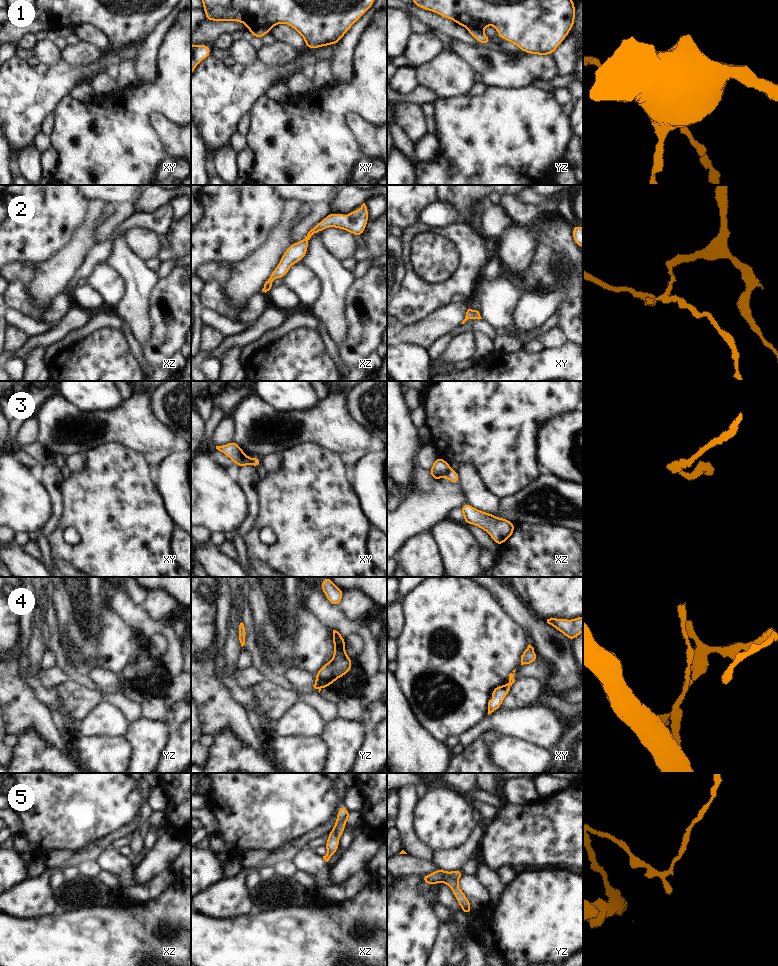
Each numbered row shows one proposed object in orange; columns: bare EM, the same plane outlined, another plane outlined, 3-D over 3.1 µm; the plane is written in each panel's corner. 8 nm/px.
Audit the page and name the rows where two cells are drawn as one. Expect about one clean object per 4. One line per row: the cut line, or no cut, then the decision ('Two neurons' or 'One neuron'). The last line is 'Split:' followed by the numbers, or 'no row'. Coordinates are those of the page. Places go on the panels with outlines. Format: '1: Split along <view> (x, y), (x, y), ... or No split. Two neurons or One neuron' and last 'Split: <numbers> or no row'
1: Split along xy (269, 30), (259, 27), (250, 31). Two neurons
2: No split. One neuron
3: Split along xz (449, 468), (445, 476). Two neurons
4: Split along yz (315, 683), (321, 687). Two neurons
5: Split along yz (449, 872), (457, 882). Two neurons
Split: 1, 3, 4, 5.

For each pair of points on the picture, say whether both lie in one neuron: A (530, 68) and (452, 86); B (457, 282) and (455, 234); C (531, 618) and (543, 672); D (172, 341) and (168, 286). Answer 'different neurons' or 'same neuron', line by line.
A: different neurons
B: same neuron
C: different neurons
D: same neuron

